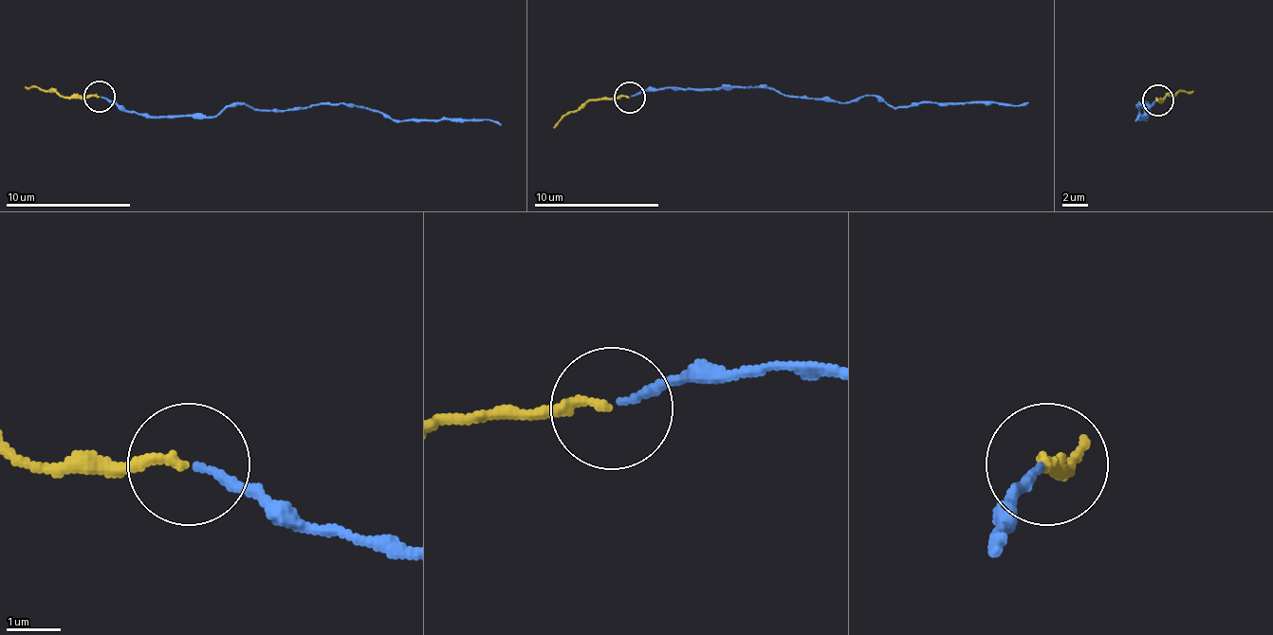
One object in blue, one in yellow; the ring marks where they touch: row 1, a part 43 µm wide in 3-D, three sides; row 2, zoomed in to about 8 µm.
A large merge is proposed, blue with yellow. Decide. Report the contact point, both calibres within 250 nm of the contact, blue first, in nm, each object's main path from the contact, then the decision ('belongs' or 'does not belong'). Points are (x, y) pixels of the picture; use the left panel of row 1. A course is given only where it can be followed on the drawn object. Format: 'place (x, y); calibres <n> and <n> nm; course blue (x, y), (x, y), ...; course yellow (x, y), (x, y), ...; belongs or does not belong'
place (100, 97); calibres 140 and 180 nm; course blue (101, 97), (150, 116), (347, 103), (401, 122), (492, 118), (502, 125); course yellow (101, 97), (60, 97), (24, 85); belongs

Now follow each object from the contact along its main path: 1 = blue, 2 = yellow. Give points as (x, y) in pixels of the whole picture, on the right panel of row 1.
1: (1155, 100), (1145, 118), (1139, 107), (1147, 110), (1149, 102), (1137, 101), (1149, 108), (1136, 120)
2: (1158, 100), (1191, 89)

